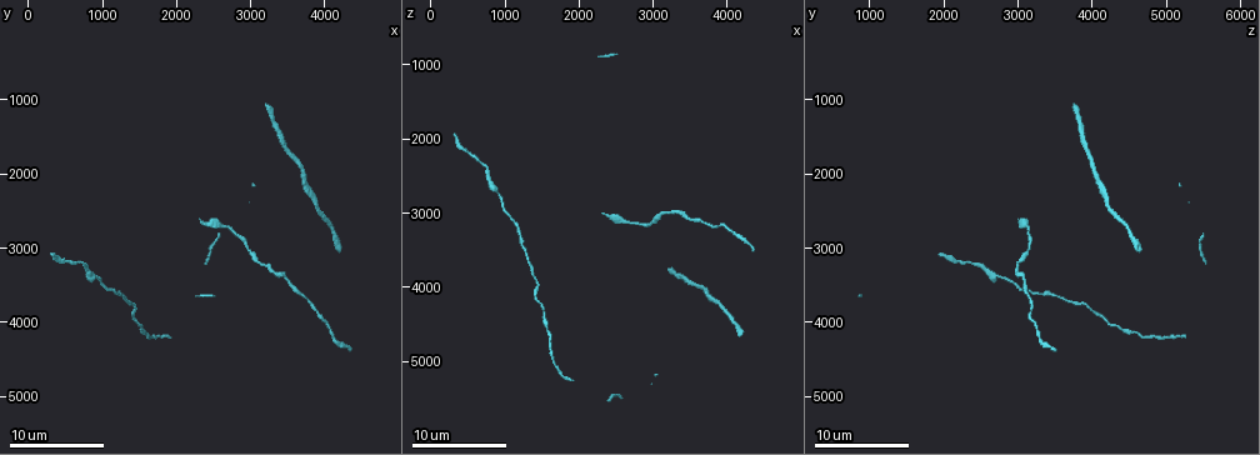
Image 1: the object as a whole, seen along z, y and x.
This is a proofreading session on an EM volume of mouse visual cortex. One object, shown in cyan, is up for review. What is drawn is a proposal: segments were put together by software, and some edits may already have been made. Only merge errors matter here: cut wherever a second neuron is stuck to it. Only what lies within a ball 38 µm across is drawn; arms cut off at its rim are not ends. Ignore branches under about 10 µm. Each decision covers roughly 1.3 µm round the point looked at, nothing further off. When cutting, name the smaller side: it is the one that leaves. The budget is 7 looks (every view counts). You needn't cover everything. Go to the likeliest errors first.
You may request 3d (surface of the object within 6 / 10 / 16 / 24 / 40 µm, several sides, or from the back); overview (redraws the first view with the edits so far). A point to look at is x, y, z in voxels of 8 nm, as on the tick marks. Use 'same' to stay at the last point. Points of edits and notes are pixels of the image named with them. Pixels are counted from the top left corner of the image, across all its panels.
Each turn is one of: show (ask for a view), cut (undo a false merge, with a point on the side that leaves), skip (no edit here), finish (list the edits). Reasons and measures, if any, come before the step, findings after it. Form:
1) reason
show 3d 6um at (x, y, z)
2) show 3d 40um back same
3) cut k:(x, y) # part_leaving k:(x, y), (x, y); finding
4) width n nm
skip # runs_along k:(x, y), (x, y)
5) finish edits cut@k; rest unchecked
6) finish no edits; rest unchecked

a narrow waist
show 3d 10um at (3450, 3450, 3100)

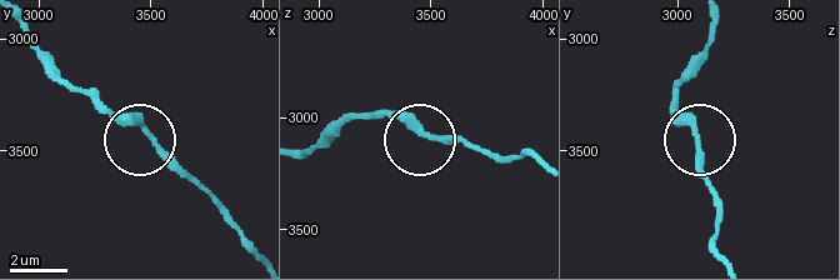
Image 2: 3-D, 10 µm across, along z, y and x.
show 3d 10um back at (3480, 3420, 3090)

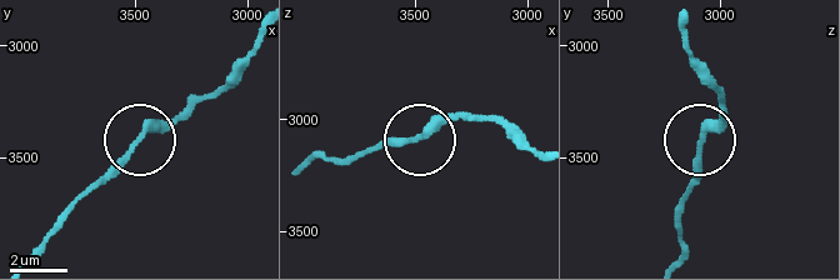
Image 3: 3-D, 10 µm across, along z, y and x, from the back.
skip # one neuron here

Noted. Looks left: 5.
thick turns thin
show 3d 10um at (800, 3250, 2500)

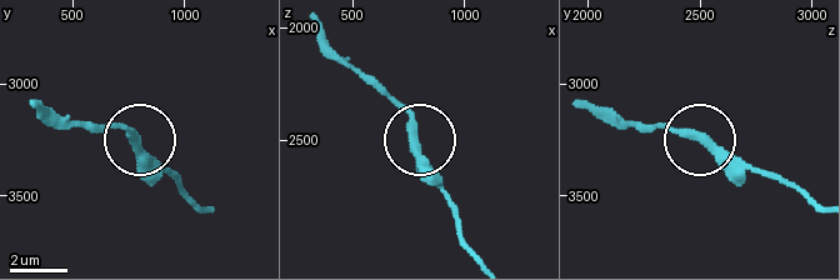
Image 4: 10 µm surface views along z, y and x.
width 330 nm
skip # runs_along 4:(476, 254), (421, 154), (416, 125), (383, 84); one neuron here

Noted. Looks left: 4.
a narrow waist
show 3d 16um at (2900, 2900, 3200)

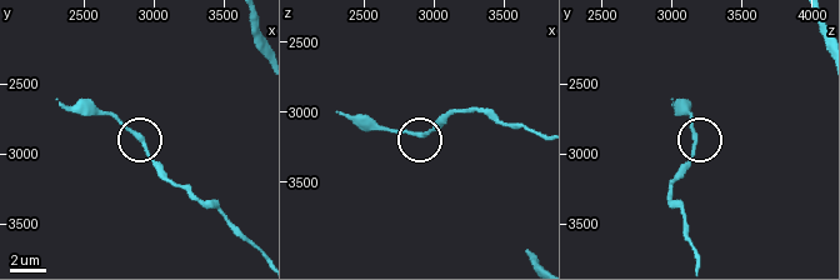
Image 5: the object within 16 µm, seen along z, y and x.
width 230 nm
skip # all the same neuron

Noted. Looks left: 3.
thick turns thin
show 3d 10um at (1250, 3650, 3500)

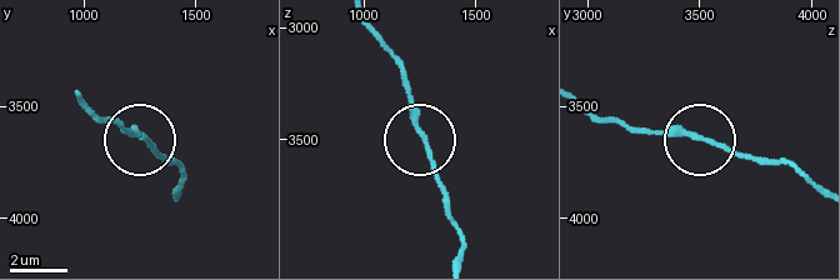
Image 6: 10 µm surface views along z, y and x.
skip # continuous, no second neuron

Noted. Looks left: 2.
finish no edits; rest unchecked

